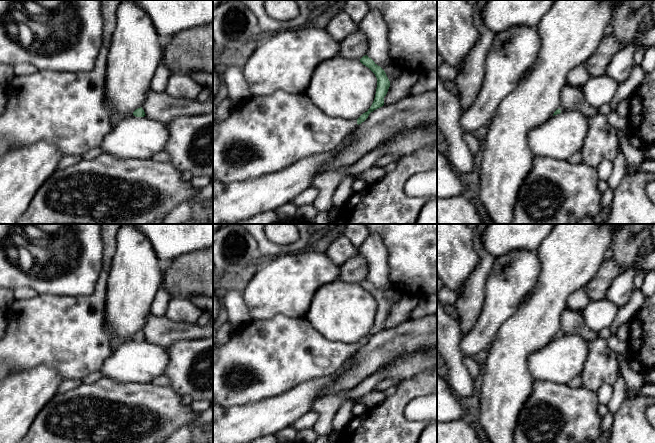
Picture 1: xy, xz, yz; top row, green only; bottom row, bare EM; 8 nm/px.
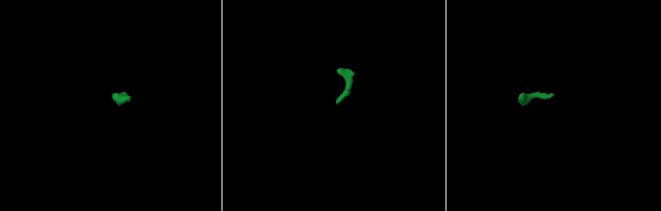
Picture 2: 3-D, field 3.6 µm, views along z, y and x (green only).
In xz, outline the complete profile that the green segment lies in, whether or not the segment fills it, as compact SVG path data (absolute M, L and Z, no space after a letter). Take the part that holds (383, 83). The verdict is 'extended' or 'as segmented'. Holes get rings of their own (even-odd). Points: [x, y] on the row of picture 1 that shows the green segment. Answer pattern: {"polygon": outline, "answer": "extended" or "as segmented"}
{"polygon": "M367 55L360 62L377 78L374 101L357 120L334 118L318 108L305 93L291 94L277 90L269 96L250 98L223 120L213 123L213 180L242 182L279 172L299 160L332 151L338 147L369 114L384 105L390 87L385 71Z", "answer": "extended"}

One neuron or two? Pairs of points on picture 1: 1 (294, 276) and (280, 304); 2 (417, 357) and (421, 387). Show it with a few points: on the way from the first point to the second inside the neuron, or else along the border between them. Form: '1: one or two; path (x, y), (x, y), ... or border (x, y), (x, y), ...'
1: one; path (288, 283), (280, 291), (280, 297)
2: two; border (426, 371), (399, 382)

